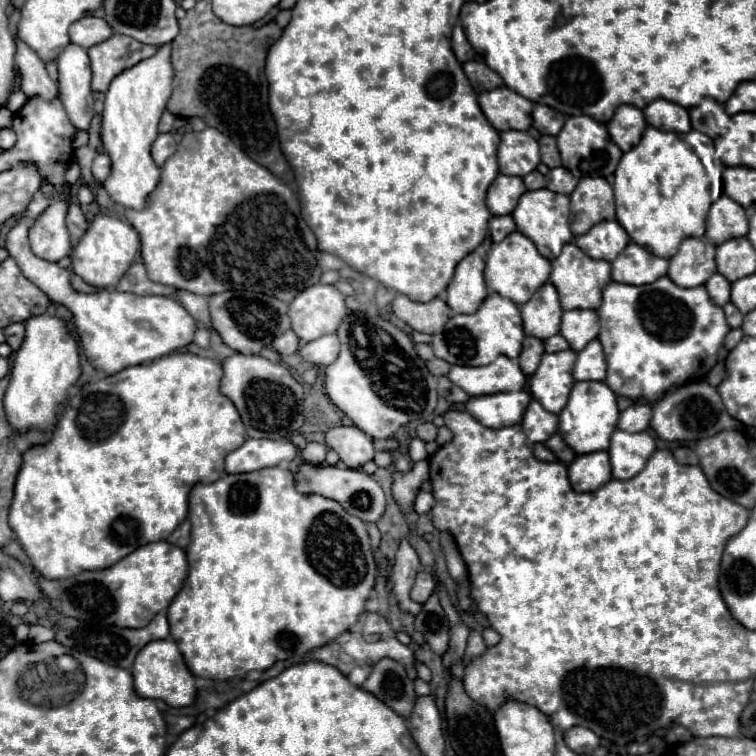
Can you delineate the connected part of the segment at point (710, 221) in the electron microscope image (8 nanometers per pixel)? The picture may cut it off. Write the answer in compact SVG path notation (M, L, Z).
M720 196L706 218L706 240L718 246L730 238L740 238L748 234L748 218L744 208L728 196Z

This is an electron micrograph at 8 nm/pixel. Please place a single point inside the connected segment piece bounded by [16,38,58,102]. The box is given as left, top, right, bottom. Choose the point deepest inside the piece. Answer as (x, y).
(34, 81)

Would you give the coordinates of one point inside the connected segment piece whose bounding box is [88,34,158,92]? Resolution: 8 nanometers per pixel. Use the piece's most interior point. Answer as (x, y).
(112, 57)

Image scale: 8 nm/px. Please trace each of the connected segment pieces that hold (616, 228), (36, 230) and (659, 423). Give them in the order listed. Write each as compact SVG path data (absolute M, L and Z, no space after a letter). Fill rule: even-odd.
M602 222L574 240L590 258L612 262L630 242L626 230L618 222Z
M60 192L52 198L50 206L36 218L30 228L30 248L32 252L48 262L58 262L72 252L72 240L66 230L66 212L70 206L70 196Z
M706 380L684 384L674 394L666 394L660 402L656 402L652 406L652 410L654 410L654 414L652 414L650 426L662 440L668 440L668 442L700 440L700 438L714 436L714 434L718 434L722 430L728 430L728 428L744 430L744 426L726 412L724 404L722 404L722 398L718 396L716 388L712 388Z

